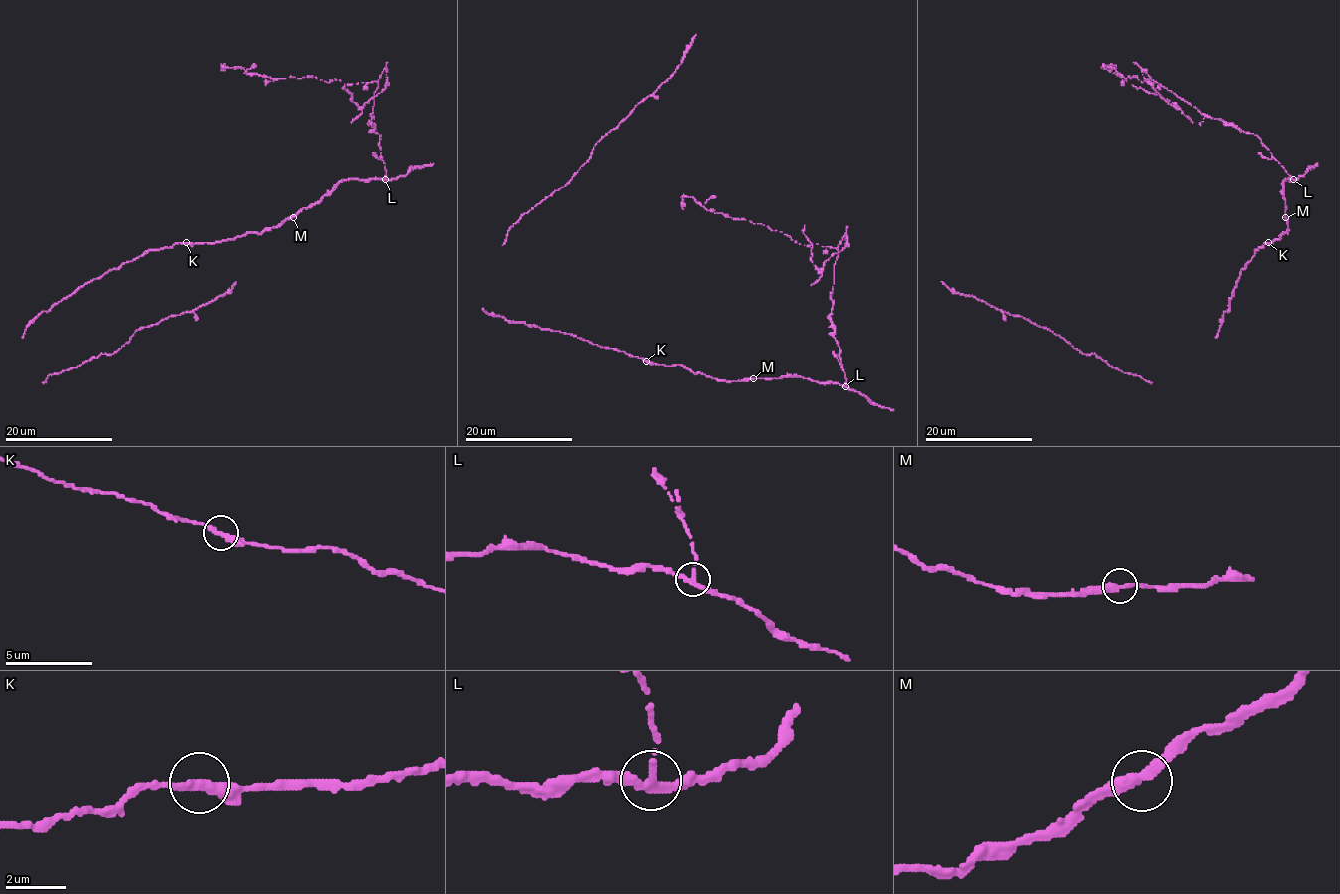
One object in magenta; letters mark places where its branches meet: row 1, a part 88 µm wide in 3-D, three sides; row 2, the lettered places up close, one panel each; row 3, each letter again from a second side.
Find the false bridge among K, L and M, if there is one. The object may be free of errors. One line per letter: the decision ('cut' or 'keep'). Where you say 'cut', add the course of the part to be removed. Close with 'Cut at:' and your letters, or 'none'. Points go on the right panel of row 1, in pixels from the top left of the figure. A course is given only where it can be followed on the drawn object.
K: keep
L: cut; course (1293, 179), (1255, 135), (1204, 116), (1155, 81), (1152, 85), (1151, 80), (1126, 78), (1104, 68), (1116, 68)
M: keep
Cut at: L

